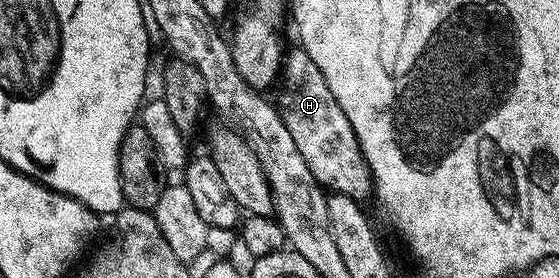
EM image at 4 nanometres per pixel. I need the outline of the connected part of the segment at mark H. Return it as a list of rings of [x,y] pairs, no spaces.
[[[302,48],[290,49],[285,56],[277,105],[284,125],[291,133],[299,154],[307,162],[318,184],[334,193],[349,196],[358,202],[372,195],[373,180],[366,159],[362,156],[358,136],[343,108],[335,100],[317,63]]]

